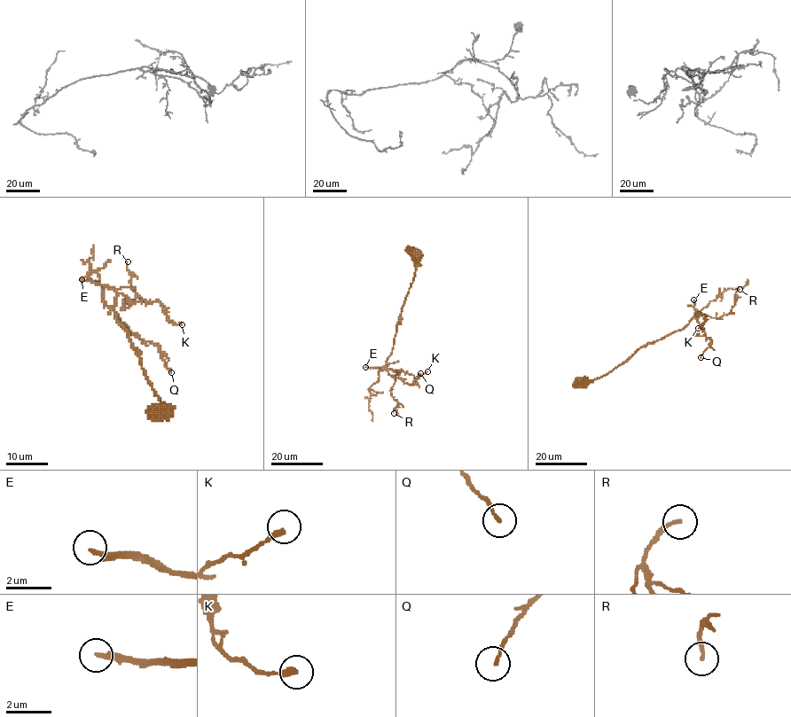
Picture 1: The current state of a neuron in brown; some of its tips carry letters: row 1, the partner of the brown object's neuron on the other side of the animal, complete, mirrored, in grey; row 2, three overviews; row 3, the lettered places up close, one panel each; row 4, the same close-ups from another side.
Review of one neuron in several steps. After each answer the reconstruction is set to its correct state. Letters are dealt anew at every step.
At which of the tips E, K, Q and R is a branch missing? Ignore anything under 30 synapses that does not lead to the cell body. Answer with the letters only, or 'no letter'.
E

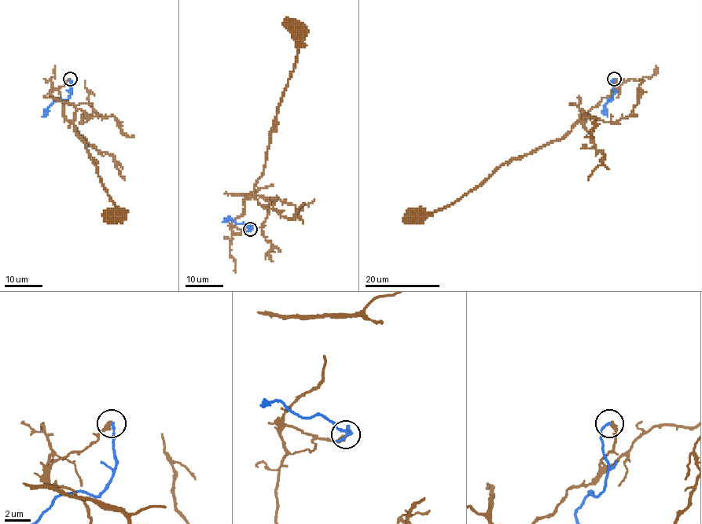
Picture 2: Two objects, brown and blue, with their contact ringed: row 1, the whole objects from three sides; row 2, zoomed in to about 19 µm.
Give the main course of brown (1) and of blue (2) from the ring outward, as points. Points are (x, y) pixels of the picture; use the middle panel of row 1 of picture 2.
1: (251, 229), (244, 230), (232, 223), (242, 214), (244, 200), (263, 171), (271, 128), (299, 46), (298, 30)
2: (251, 229), (231, 219), (222, 222)

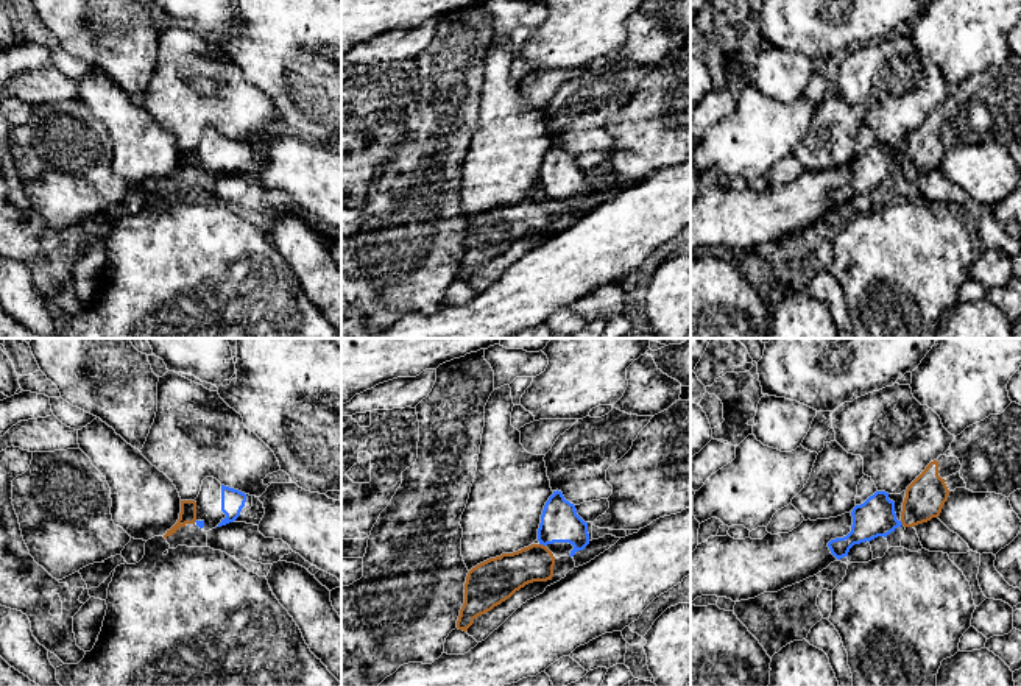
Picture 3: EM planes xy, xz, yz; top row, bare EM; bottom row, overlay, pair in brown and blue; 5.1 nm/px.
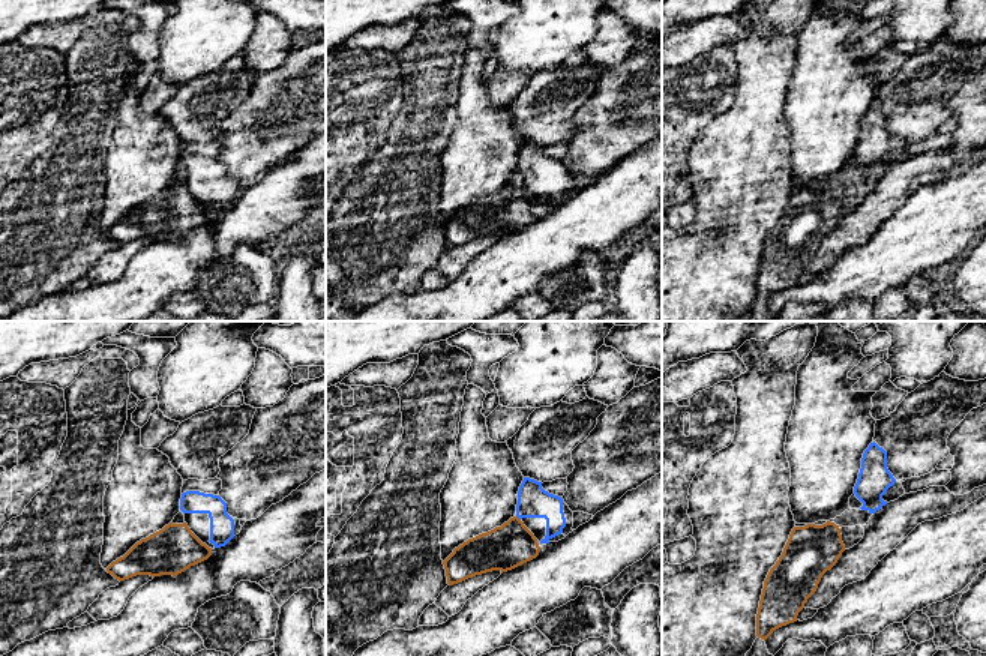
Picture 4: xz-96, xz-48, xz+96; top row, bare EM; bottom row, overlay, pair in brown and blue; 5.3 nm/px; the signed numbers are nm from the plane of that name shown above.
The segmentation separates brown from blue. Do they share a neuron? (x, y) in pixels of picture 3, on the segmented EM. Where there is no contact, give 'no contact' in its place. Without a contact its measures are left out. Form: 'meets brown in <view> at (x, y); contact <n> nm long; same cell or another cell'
meets brown in xz at (541, 544); contact 40 nm long; another cell

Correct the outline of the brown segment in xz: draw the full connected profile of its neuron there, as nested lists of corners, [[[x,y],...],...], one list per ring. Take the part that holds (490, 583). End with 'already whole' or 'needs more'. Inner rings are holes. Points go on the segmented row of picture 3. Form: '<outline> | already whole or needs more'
[[[532,544],[477,564],[466,577],[457,628],[468,631],[475,617],[491,611],[525,585],[552,580],[553,566],[553,553],[542,544]]] | already whole

